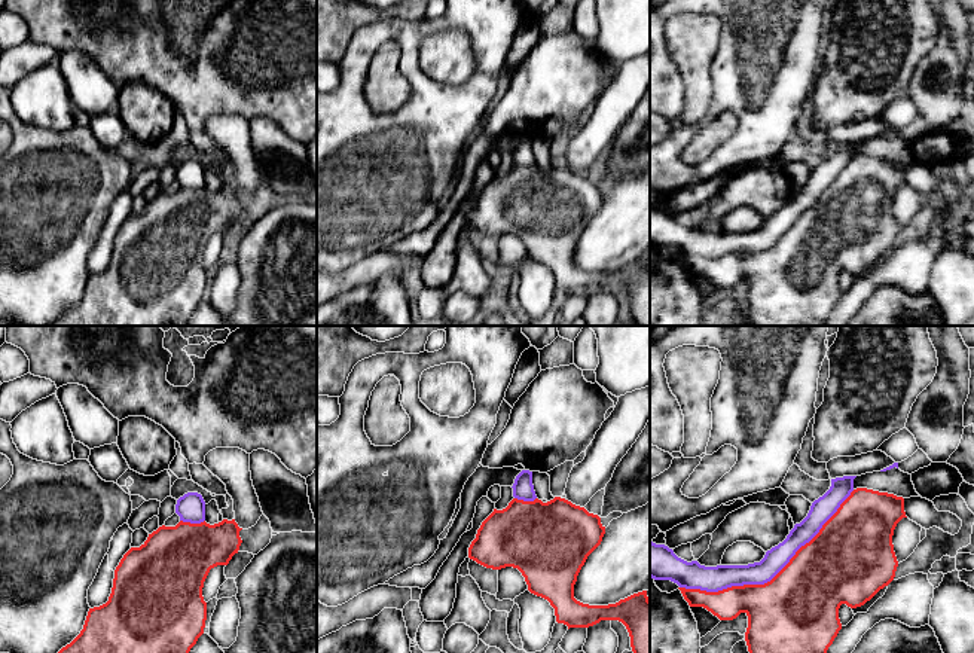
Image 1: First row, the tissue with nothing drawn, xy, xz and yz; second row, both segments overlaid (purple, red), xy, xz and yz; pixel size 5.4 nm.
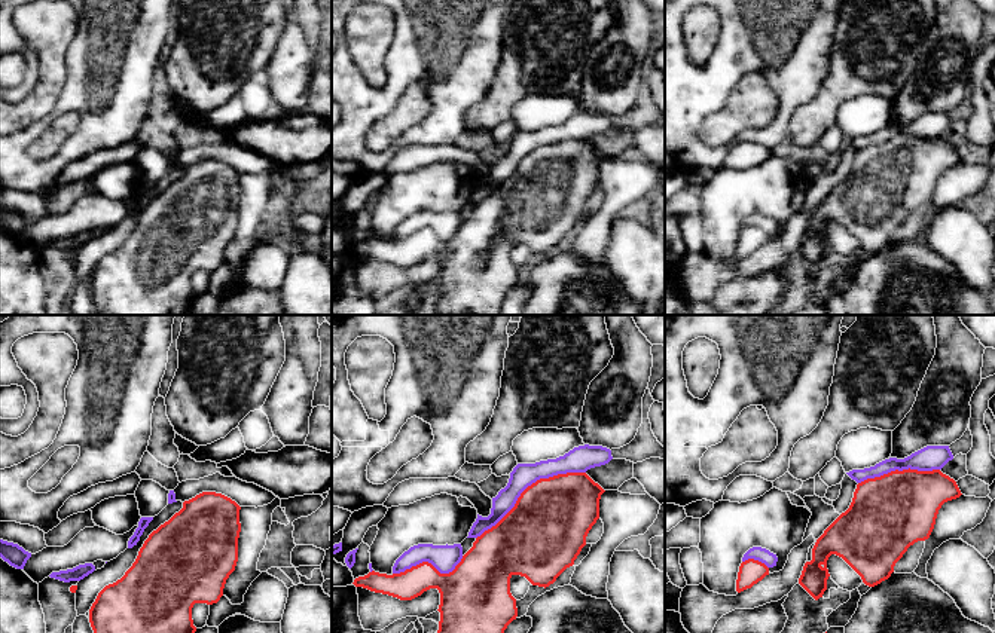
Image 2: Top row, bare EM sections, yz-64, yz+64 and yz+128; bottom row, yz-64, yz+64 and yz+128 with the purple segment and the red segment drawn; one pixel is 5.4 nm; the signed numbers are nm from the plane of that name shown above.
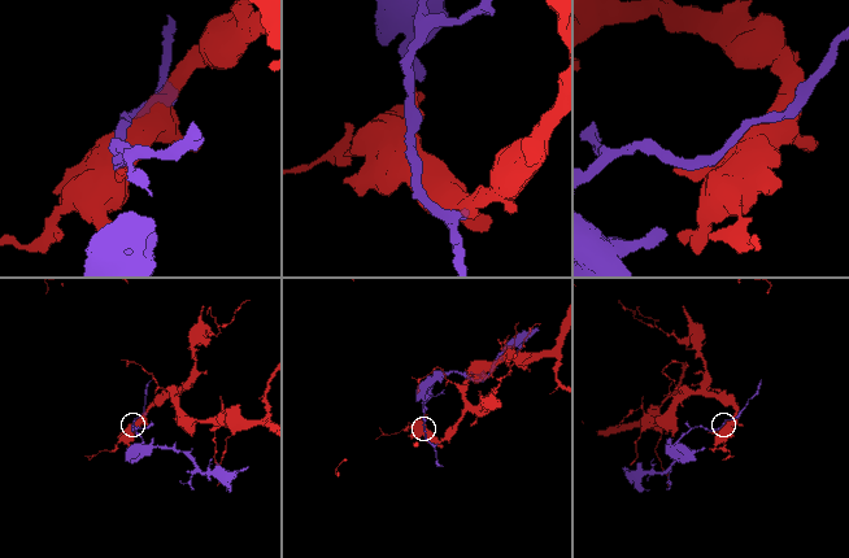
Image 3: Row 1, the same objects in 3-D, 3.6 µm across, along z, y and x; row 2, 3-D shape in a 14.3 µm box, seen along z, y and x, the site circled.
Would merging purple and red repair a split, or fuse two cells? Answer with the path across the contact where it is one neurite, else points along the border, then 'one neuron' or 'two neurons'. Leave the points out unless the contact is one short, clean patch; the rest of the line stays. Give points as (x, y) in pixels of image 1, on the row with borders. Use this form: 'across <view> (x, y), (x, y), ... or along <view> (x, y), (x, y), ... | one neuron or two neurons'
two neurons

